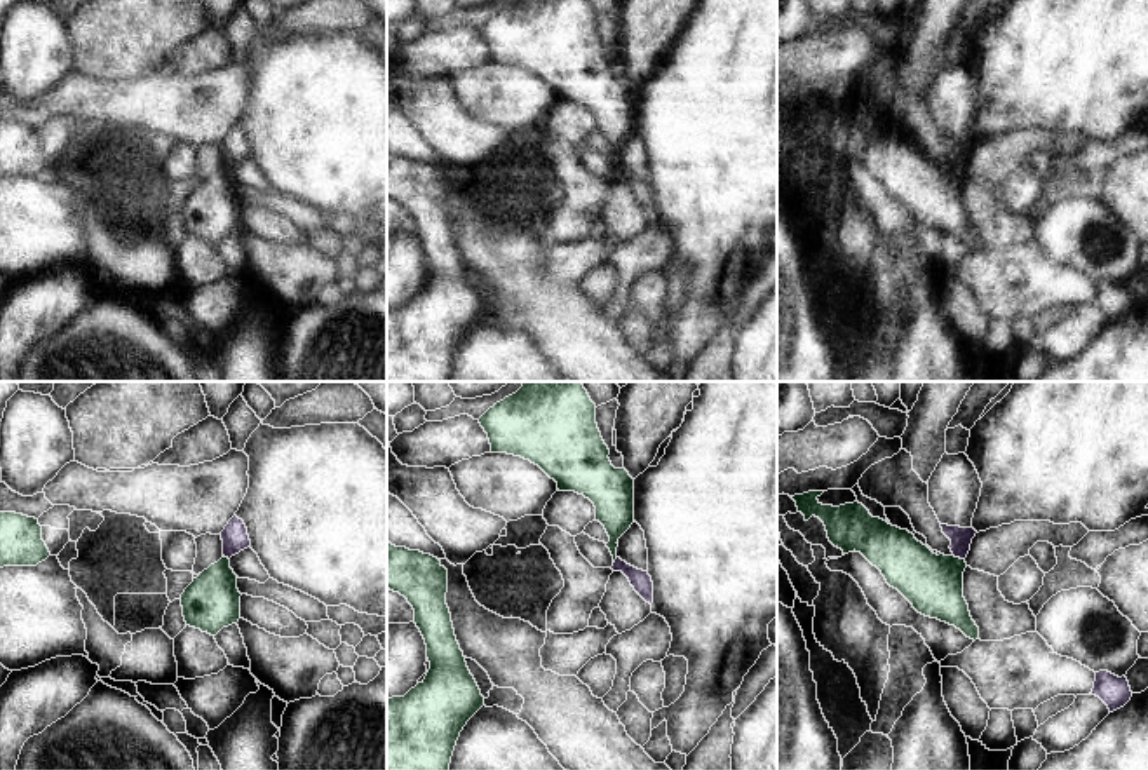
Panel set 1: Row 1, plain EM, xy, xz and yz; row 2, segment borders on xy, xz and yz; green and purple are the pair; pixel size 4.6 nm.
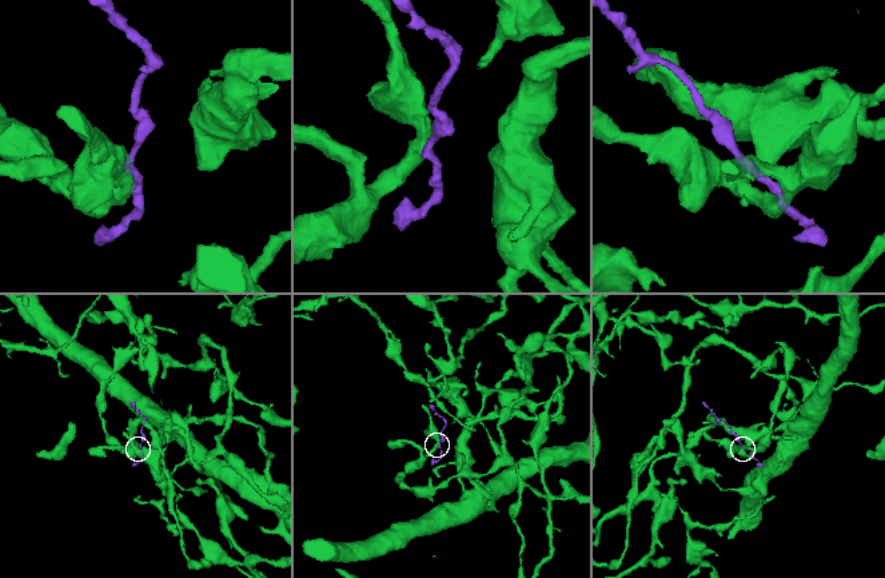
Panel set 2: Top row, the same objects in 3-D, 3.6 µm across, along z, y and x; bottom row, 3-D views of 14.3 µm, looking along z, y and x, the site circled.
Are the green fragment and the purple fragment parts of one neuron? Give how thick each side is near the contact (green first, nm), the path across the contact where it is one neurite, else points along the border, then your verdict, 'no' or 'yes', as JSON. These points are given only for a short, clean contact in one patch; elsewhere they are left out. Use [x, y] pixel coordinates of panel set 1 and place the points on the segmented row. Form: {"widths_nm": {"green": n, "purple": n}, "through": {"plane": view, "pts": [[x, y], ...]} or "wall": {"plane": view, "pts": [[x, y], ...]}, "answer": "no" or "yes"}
{"widths_nm": {"green": 280, "purple": 100}, "wall": {"plane": "yz", "pts": [[953, 554], [964, 560]]}, "answer": "no"}

